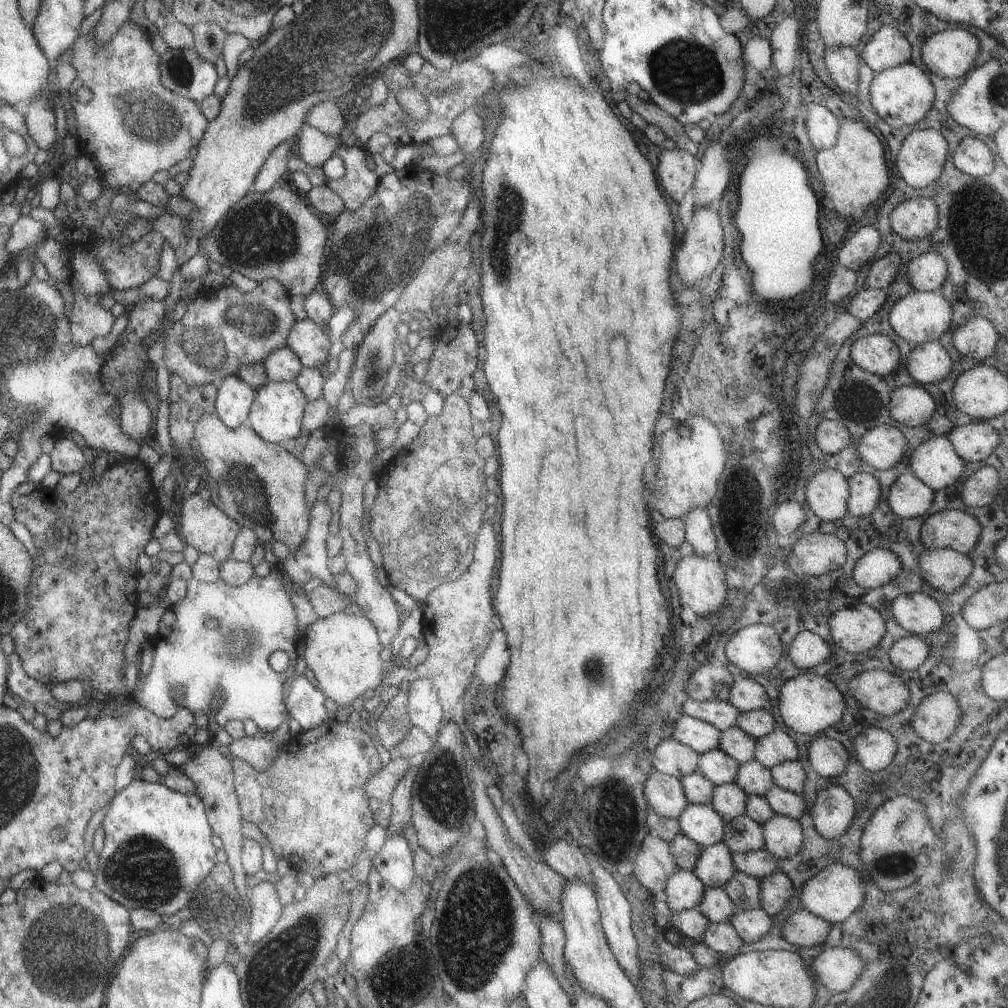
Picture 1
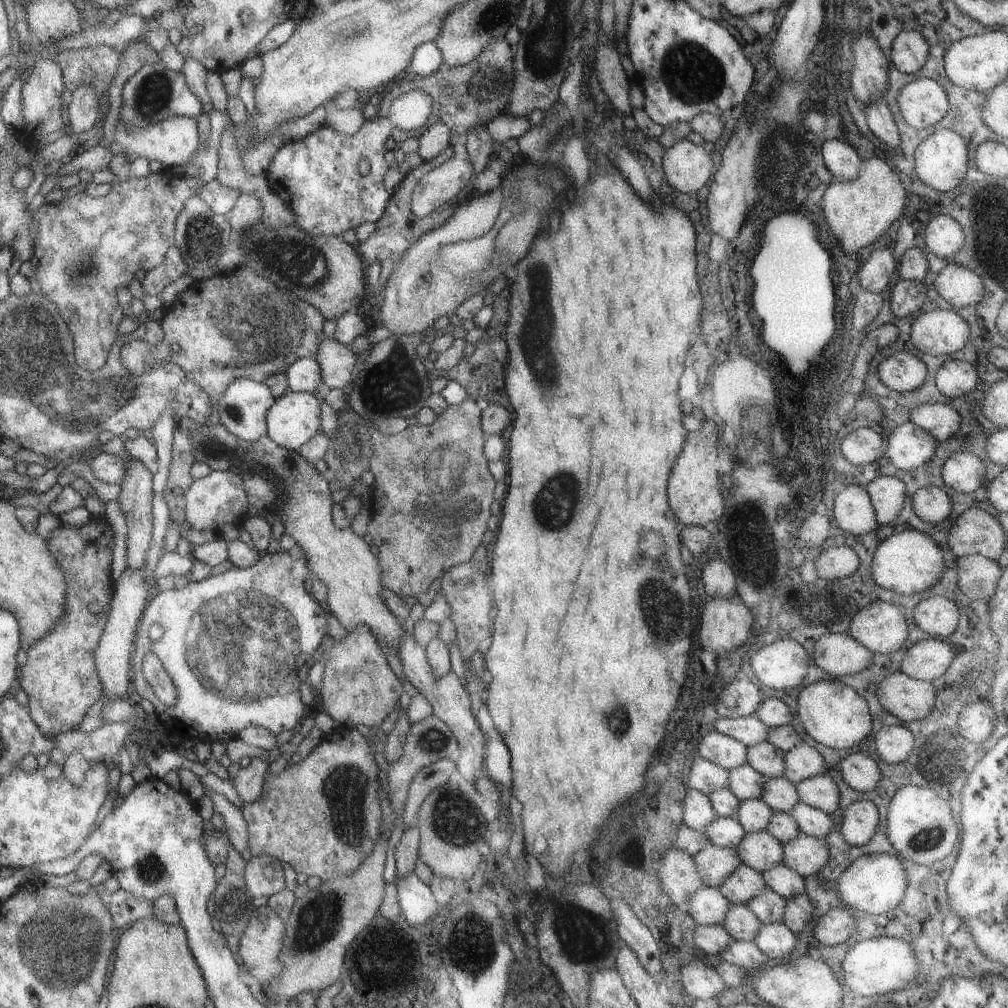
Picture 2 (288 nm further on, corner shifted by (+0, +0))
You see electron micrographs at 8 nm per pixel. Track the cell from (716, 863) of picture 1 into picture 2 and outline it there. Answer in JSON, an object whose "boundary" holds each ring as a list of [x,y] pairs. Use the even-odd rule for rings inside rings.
{"boundary":[[[741,864],[729,878],[721,882],[717,890],[731,902],[731,906],[745,906],[753,898],[759,898],[765,888],[767,884],[763,880],[763,874]]]}

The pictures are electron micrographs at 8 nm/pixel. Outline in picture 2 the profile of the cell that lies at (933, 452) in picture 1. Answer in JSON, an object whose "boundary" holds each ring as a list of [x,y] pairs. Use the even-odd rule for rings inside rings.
{"boundary":[[[955,452],[941,466],[943,486],[961,494],[971,494],[985,486],[985,474],[985,462],[971,452]]]}

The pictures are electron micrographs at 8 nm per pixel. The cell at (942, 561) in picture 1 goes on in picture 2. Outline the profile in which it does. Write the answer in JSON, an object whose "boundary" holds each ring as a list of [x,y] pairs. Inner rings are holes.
{"boundary":[[[961,556],[955,560],[957,586],[971,600],[987,602],[995,594],[995,586],[1003,574],[999,562],[985,556]]]}

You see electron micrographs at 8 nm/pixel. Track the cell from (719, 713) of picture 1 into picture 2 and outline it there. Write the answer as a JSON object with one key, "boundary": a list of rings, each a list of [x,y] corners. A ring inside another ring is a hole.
{"boundary":[[[745,716],[745,718],[717,718],[713,724],[715,732],[721,732],[723,736],[735,738],[743,746],[755,746],[767,740],[767,726],[755,716]]]}

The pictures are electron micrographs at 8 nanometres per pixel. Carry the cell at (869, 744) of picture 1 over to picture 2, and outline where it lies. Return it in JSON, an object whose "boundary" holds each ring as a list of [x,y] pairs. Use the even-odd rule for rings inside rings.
{"boundary":[[[885,726],[873,738],[873,748],[881,760],[887,764],[903,762],[913,748],[911,730],[905,726]]]}

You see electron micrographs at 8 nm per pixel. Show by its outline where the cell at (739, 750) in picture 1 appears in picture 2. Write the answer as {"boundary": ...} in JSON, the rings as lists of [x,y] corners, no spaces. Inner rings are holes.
{"boundary":[[[767,740],[747,748],[747,764],[755,772],[763,774],[765,778],[781,778],[783,776],[783,772],[785,772],[783,756],[785,756],[785,752],[775,748]]]}

